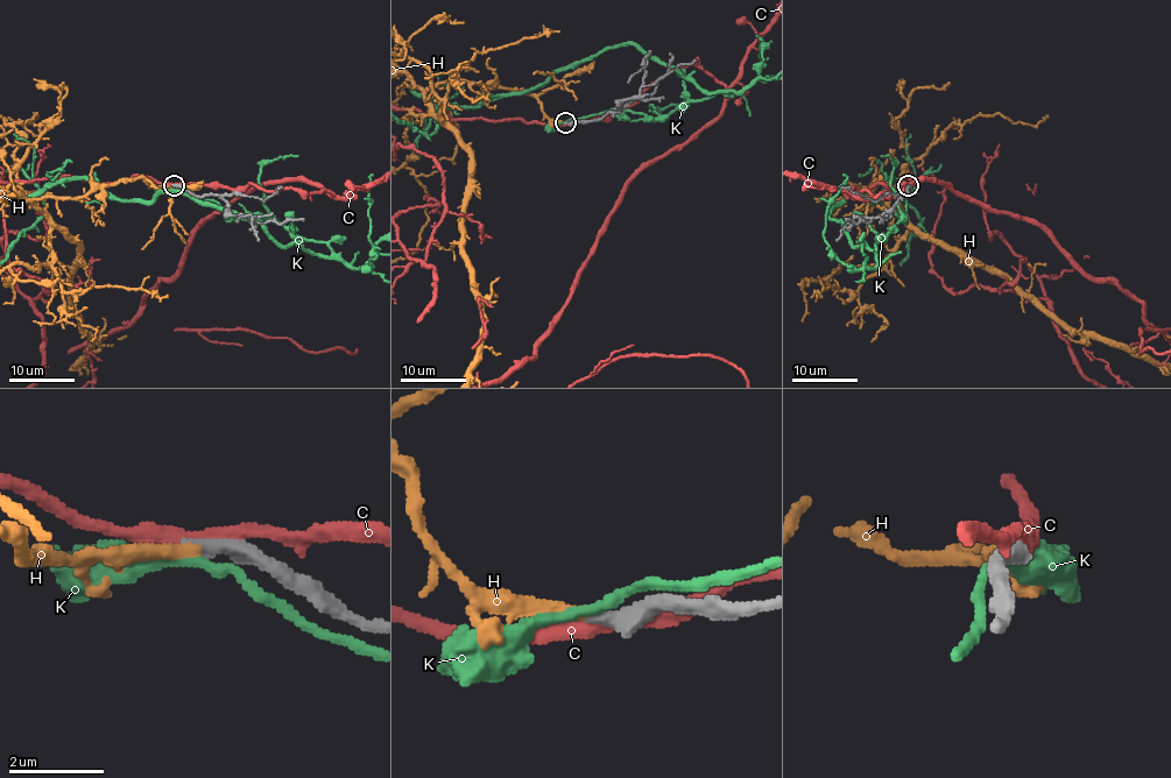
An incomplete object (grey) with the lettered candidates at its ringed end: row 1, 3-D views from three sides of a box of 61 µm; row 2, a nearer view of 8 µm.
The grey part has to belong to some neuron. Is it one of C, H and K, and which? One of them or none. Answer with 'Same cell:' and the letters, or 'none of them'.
Same cell: H

